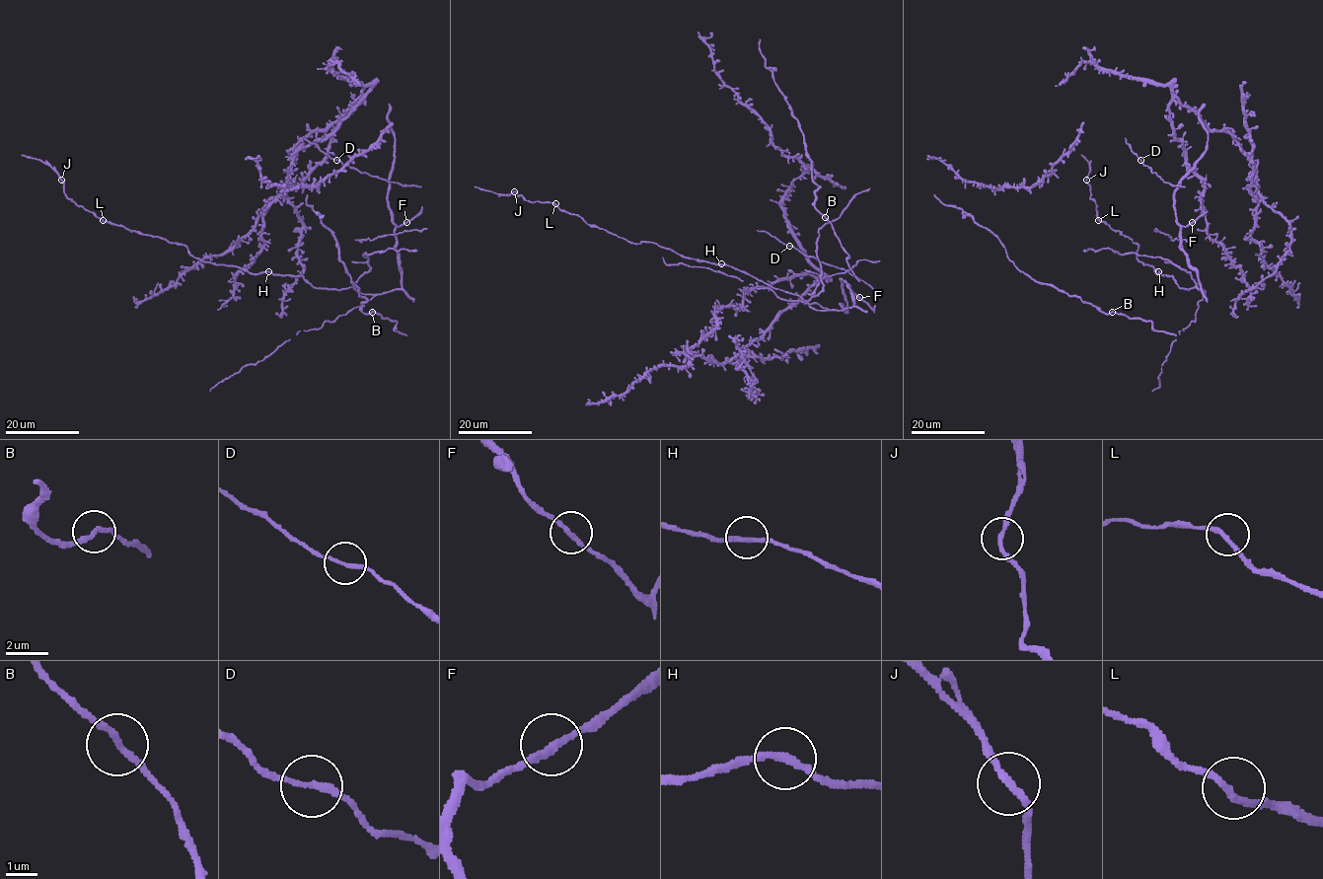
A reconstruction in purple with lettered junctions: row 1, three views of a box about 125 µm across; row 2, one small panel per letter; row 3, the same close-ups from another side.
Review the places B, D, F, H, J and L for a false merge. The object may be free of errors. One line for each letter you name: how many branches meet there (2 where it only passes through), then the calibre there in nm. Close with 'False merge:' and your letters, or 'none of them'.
False merge: none of them

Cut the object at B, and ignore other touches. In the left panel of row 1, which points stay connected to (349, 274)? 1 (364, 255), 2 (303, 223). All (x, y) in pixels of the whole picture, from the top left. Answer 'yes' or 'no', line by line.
1: no
2: no

